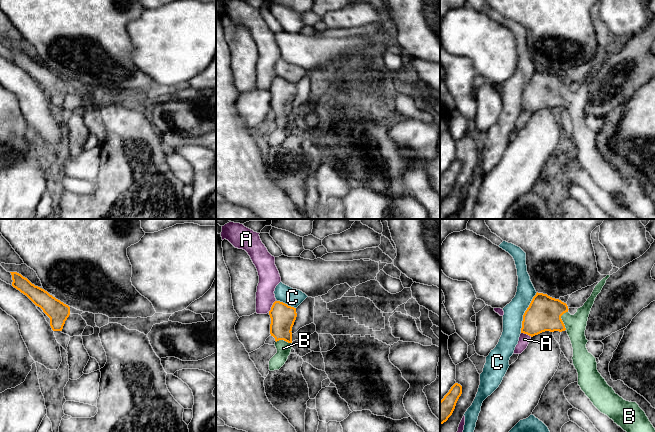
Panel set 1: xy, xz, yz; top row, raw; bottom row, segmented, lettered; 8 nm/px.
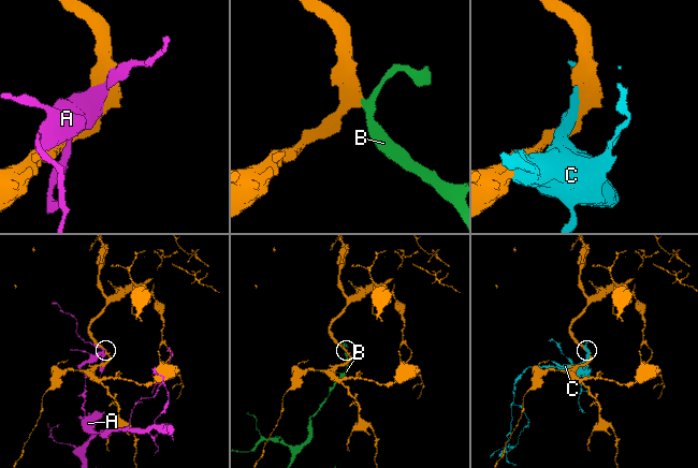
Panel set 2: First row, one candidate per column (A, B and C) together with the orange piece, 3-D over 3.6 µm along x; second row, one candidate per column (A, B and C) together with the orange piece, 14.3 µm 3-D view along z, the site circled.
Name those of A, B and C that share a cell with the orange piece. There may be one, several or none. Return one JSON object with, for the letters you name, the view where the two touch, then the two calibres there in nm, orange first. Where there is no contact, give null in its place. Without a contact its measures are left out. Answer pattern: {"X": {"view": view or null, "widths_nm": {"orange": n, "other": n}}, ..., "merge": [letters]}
{"B": {"view": "yz", "widths_nm": {"orange": 280, "other": 170}}, "merge": ["B"]}

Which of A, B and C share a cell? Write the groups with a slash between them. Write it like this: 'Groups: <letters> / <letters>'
Groups: A / B / C

